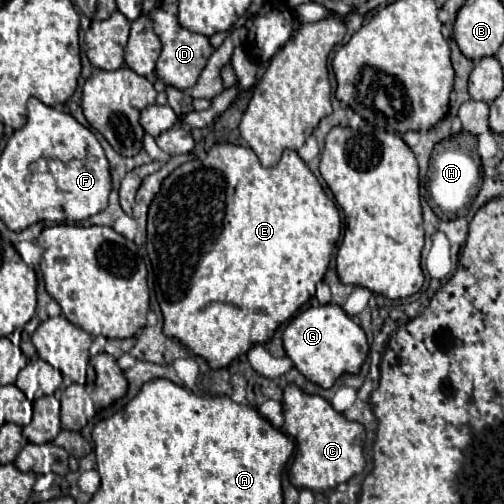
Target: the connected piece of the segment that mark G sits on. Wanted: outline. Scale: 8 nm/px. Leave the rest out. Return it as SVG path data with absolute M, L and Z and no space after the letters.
M333 303L309 307L297 313L283 333L283 345L293 365L307 379L319 383L325 389L333 387L333 383L343 373L357 373L369 353L369 343L361 325L355 323L353 317L343 311L343 307Z

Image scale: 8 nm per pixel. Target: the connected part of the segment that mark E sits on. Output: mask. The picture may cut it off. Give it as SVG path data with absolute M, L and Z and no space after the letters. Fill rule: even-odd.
M215 143L209 151L207 157L201 159L191 159L183 165L179 165L165 181L161 183L161 189L157 197L153 199L153 205L149 207L149 221L147 221L147 255L153 265L153 275L155 275L155 297L159 301L159 307L163 311L163 333L167 337L179 339L185 343L195 355L207 359L209 367L221 369L227 367L233 359L239 355L247 353L253 345L257 343L267 343L275 329L285 321L291 319L315 293L315 287L319 281L323 281L323 275L329 267L331 255L337 247L341 235L341 217L335 207L335 203L327 197L323 191L321 183L317 177L311 173L311 169L305 165L305 161L297 155L293 149L285 149L281 161L275 167L261 167L257 155L253 149L243 147L243 145L233 145L233 143Z

